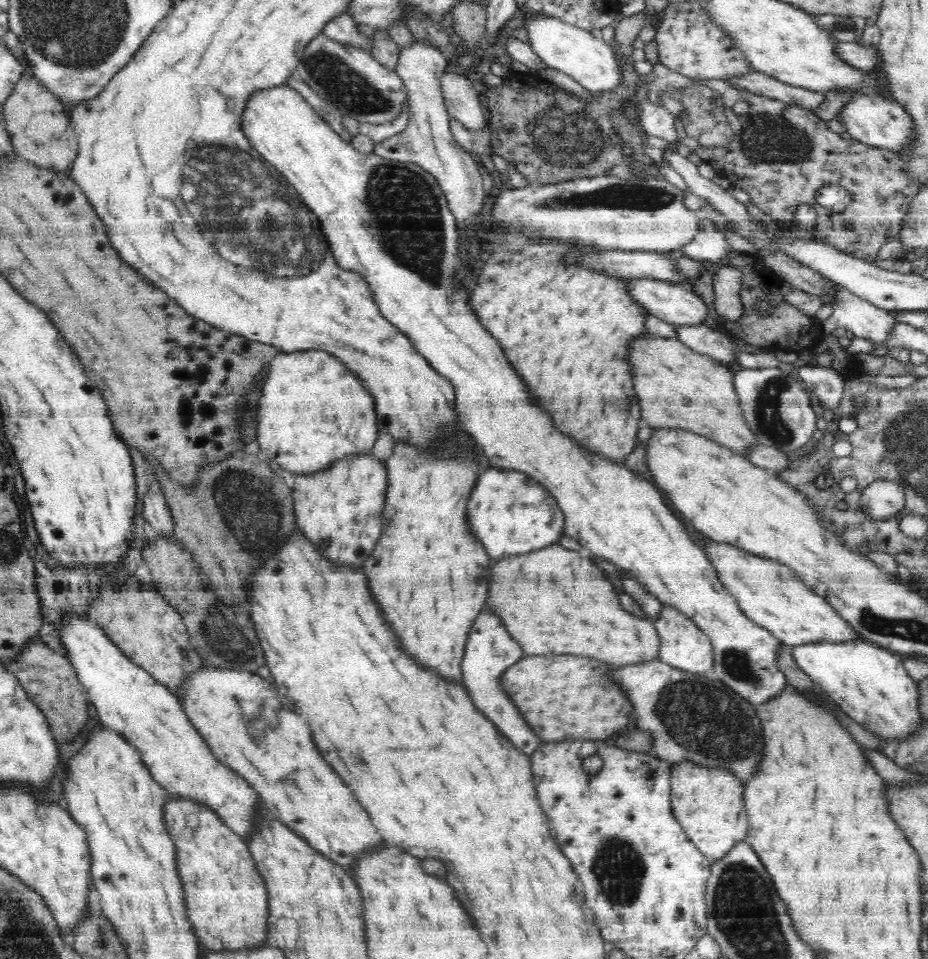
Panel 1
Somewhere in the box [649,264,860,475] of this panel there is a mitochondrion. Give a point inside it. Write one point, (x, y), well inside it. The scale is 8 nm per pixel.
(768, 398)

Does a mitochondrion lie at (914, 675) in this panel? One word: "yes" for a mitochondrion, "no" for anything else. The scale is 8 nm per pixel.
no

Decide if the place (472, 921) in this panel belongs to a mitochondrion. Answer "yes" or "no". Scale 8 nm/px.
no

